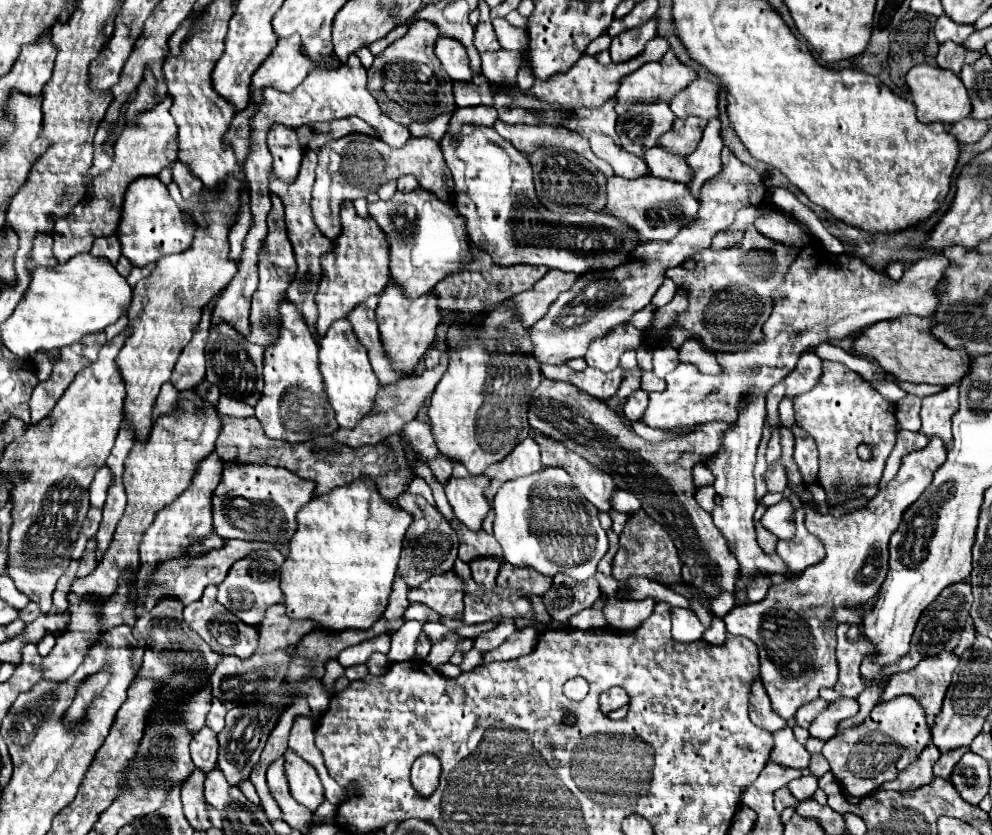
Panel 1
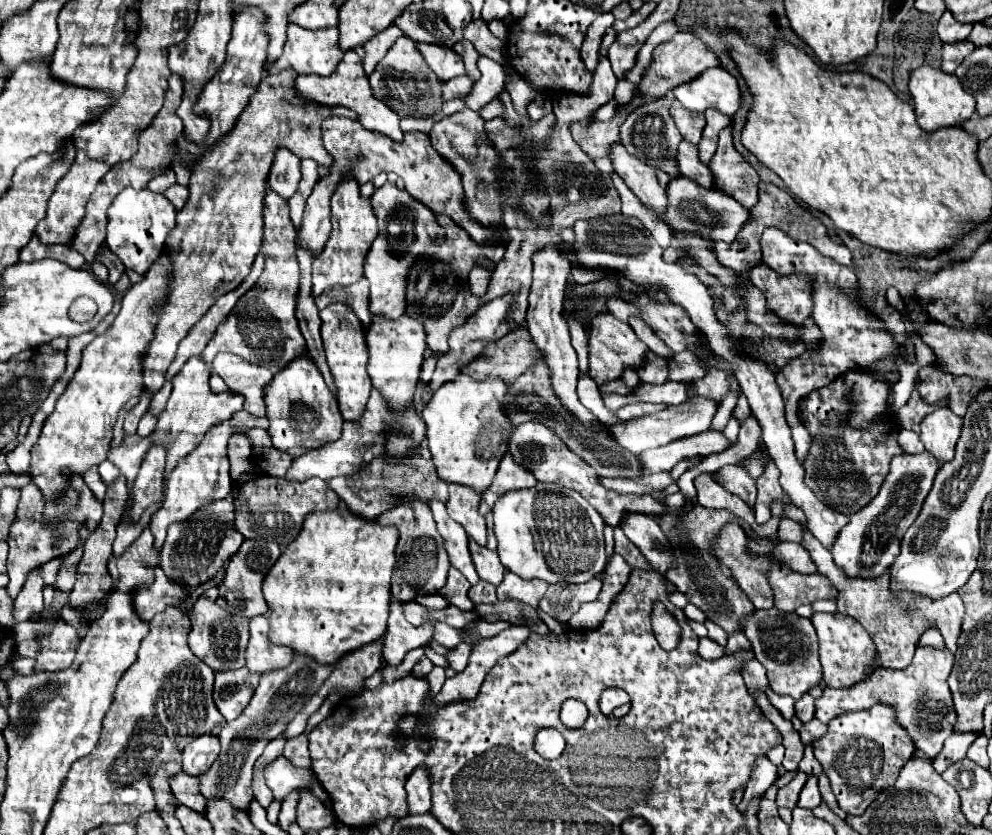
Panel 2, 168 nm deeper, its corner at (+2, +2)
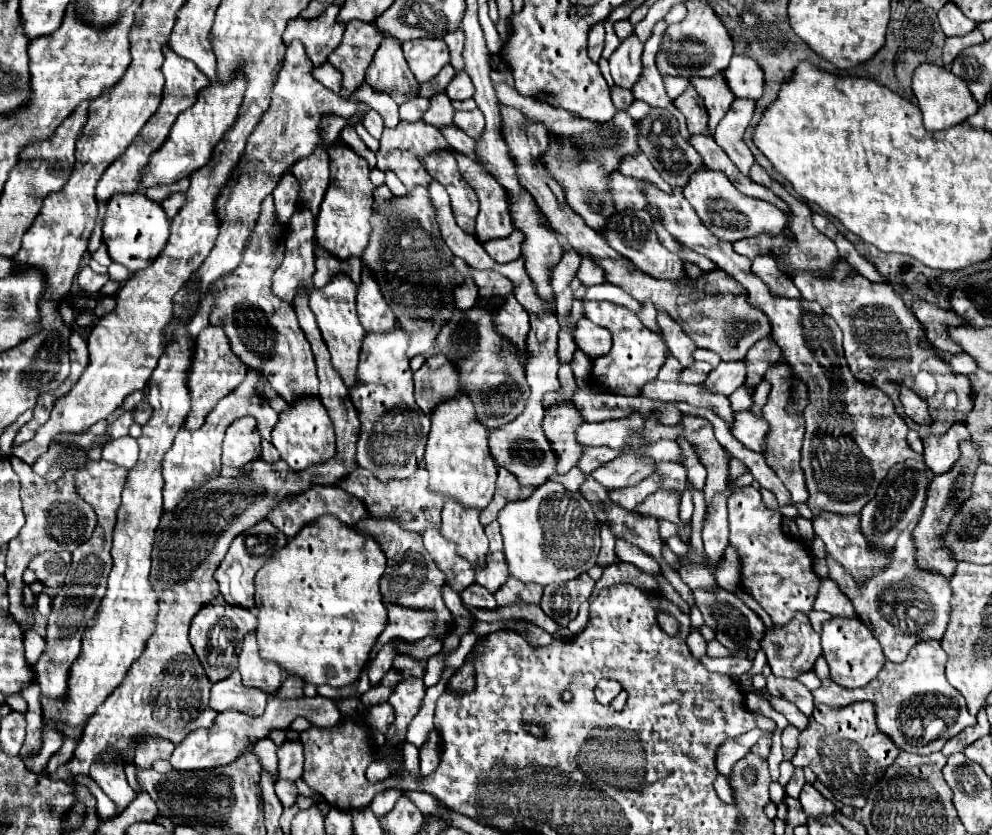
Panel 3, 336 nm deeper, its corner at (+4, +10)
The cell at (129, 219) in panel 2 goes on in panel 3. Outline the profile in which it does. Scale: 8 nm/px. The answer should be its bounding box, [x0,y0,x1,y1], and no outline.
[102,194,170,272]

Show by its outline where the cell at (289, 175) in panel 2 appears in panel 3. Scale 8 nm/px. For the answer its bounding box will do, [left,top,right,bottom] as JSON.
[272,174,300,224]

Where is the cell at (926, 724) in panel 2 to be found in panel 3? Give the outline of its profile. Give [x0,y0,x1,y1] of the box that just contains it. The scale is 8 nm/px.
[812,642,976,754]

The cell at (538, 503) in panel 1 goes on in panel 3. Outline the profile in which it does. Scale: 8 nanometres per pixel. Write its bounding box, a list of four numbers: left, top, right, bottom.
[498,488,600,586]

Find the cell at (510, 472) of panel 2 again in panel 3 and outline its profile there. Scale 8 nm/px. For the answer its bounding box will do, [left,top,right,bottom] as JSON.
[480,468,534,526]

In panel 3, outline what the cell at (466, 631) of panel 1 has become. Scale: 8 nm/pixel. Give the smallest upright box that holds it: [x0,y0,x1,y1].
[398,636,444,660]

